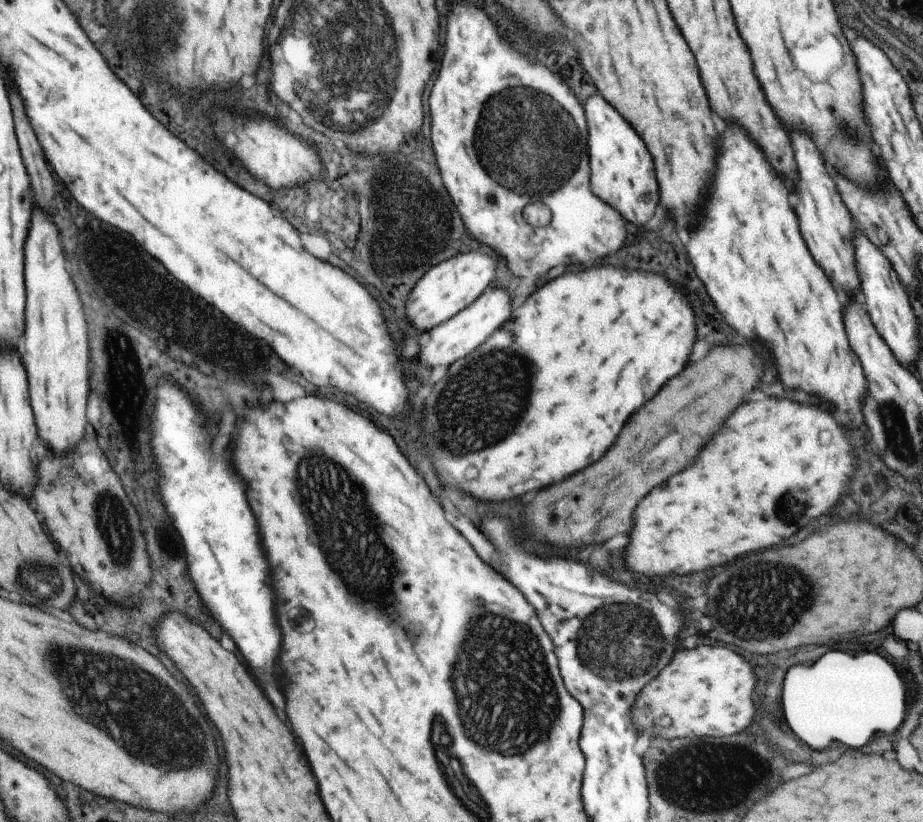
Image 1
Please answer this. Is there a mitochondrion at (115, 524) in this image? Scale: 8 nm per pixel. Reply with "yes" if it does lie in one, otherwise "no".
yes

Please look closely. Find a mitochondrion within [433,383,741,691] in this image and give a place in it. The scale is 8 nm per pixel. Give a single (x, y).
(623, 641)

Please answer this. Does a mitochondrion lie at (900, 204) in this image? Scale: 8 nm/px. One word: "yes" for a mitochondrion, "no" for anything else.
no

